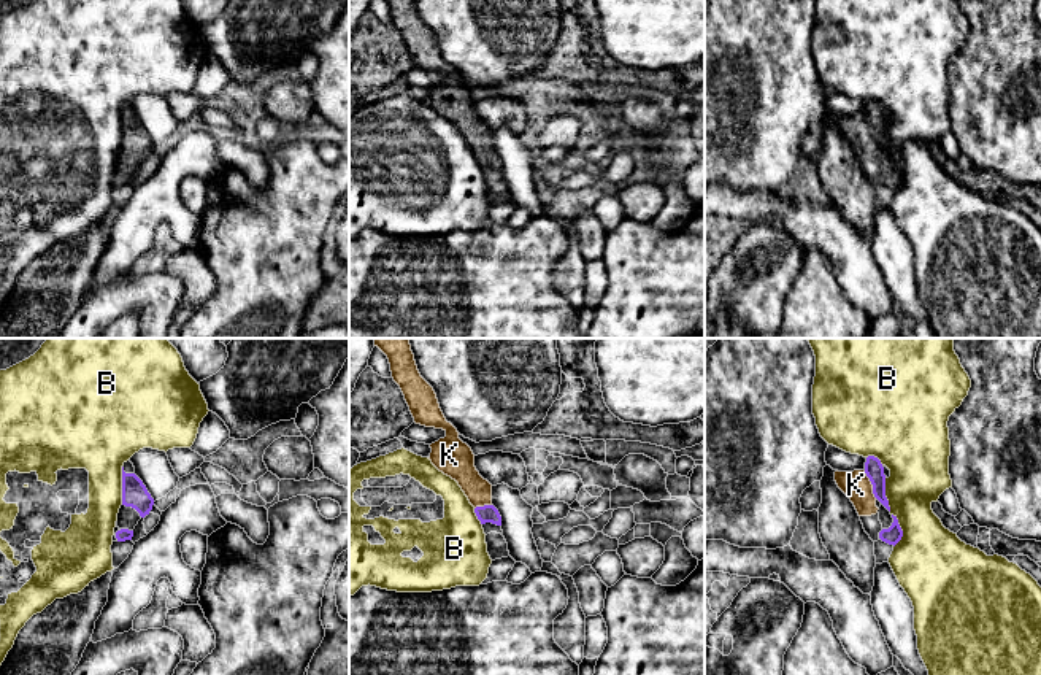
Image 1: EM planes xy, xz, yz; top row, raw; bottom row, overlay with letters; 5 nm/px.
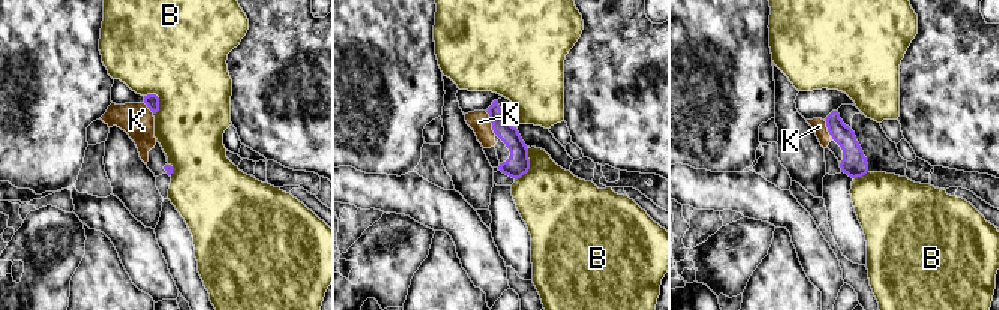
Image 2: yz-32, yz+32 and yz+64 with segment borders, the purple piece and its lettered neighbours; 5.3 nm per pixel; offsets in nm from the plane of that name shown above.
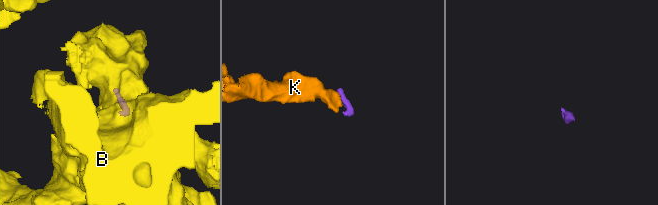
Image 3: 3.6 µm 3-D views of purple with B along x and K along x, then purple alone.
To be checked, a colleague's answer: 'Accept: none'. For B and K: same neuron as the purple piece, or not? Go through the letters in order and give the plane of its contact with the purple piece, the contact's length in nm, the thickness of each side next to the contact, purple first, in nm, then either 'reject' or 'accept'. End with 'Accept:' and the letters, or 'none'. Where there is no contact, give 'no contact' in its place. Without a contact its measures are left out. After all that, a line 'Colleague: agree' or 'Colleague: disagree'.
B: xy | 190 nm | 130/300 nm | reject
K: yz | 160 nm | 90/150 nm | accept
Accept: K
Colleague: disagree

